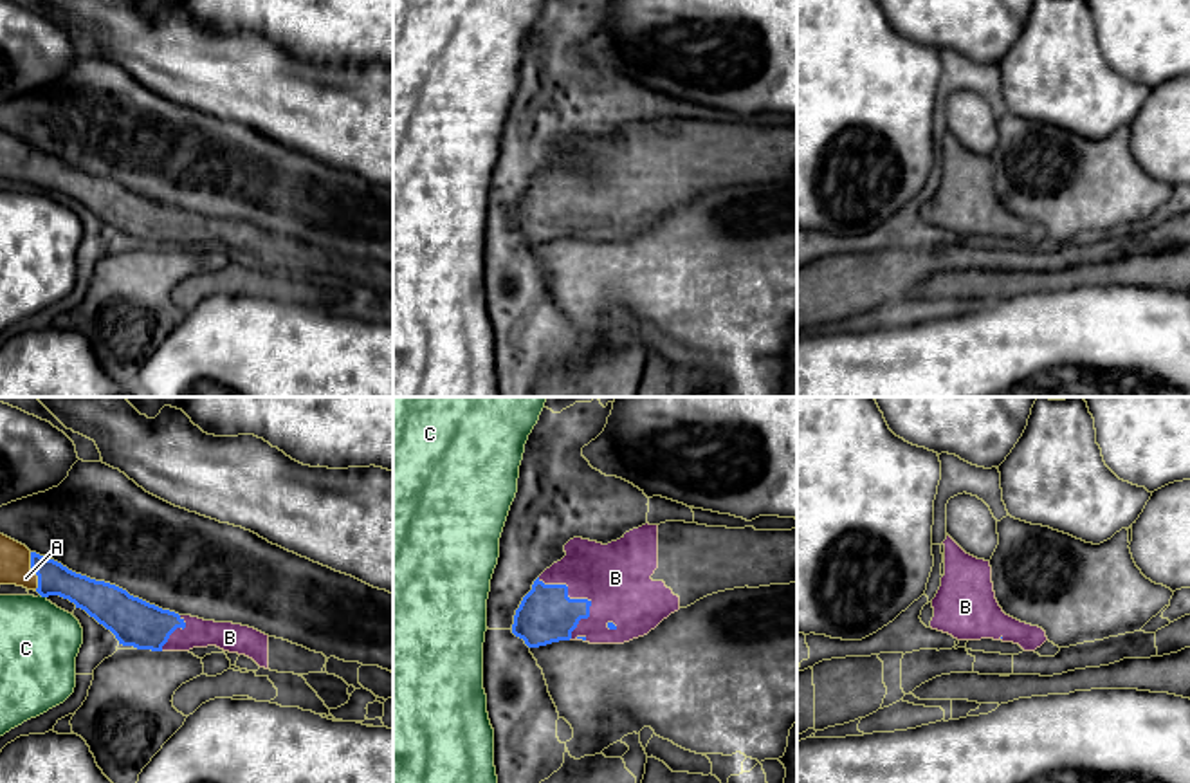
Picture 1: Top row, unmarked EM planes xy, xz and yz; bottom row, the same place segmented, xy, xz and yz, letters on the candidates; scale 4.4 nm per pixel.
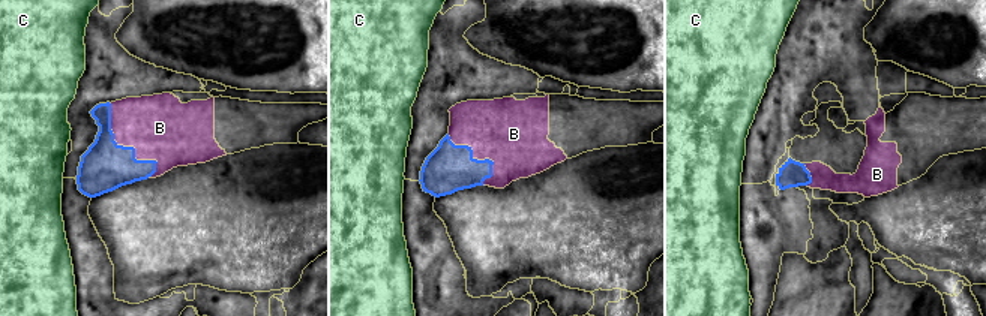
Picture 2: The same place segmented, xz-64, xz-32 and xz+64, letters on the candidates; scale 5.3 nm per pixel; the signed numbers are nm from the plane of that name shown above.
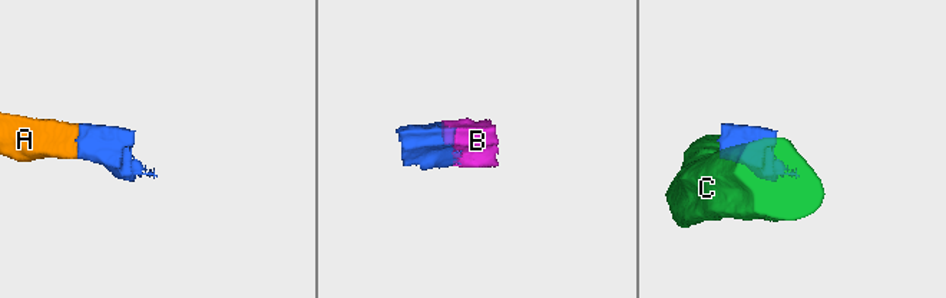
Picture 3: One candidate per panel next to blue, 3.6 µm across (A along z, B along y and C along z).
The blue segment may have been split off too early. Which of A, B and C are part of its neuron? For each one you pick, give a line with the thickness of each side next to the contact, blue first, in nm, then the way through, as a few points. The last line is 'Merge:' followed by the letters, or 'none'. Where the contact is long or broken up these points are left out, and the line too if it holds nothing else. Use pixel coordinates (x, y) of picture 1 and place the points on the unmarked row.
A: 140 nm thick on the blue side, 140 nm on the other
B: 240 nm thick on the blue side, 300 nm on the other
Merge: A, B

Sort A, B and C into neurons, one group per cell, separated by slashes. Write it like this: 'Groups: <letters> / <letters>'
Groups: A B / C

